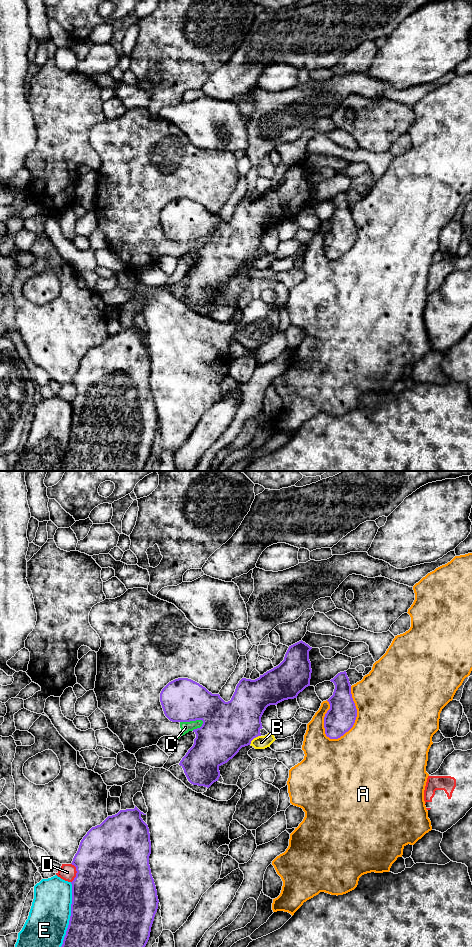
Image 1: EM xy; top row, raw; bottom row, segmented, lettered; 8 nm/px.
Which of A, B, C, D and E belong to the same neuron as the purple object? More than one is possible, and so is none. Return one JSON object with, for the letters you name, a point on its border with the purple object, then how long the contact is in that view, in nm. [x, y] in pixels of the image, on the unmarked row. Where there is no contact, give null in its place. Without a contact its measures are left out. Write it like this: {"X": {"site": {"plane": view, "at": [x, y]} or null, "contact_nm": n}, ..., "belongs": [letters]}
{"belongs": []}

